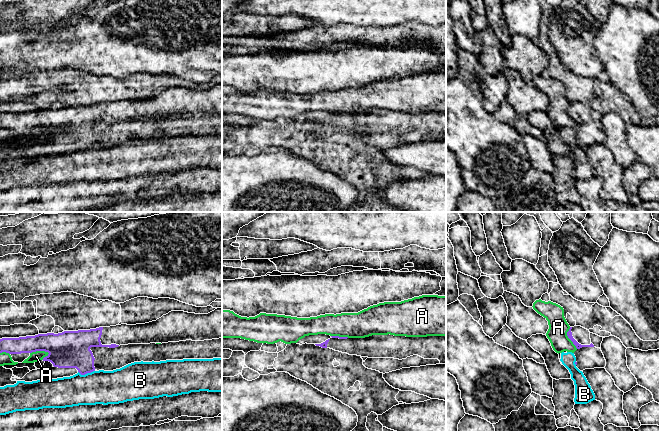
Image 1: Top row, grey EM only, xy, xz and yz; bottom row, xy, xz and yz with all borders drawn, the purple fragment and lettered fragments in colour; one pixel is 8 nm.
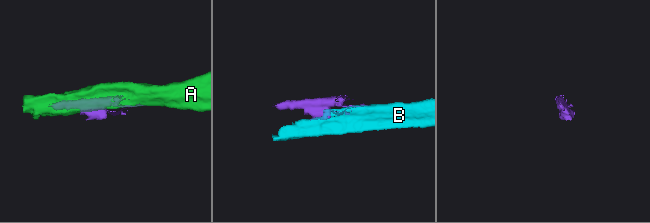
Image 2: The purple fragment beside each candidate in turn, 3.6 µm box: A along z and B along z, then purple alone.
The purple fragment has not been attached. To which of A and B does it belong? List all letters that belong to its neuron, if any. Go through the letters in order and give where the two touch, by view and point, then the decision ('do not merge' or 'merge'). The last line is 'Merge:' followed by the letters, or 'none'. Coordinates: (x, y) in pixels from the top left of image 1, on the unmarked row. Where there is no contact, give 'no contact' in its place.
A: xy (40, 126) | do not merge
B: xy (86, 149) | do not merge
Merge: none

